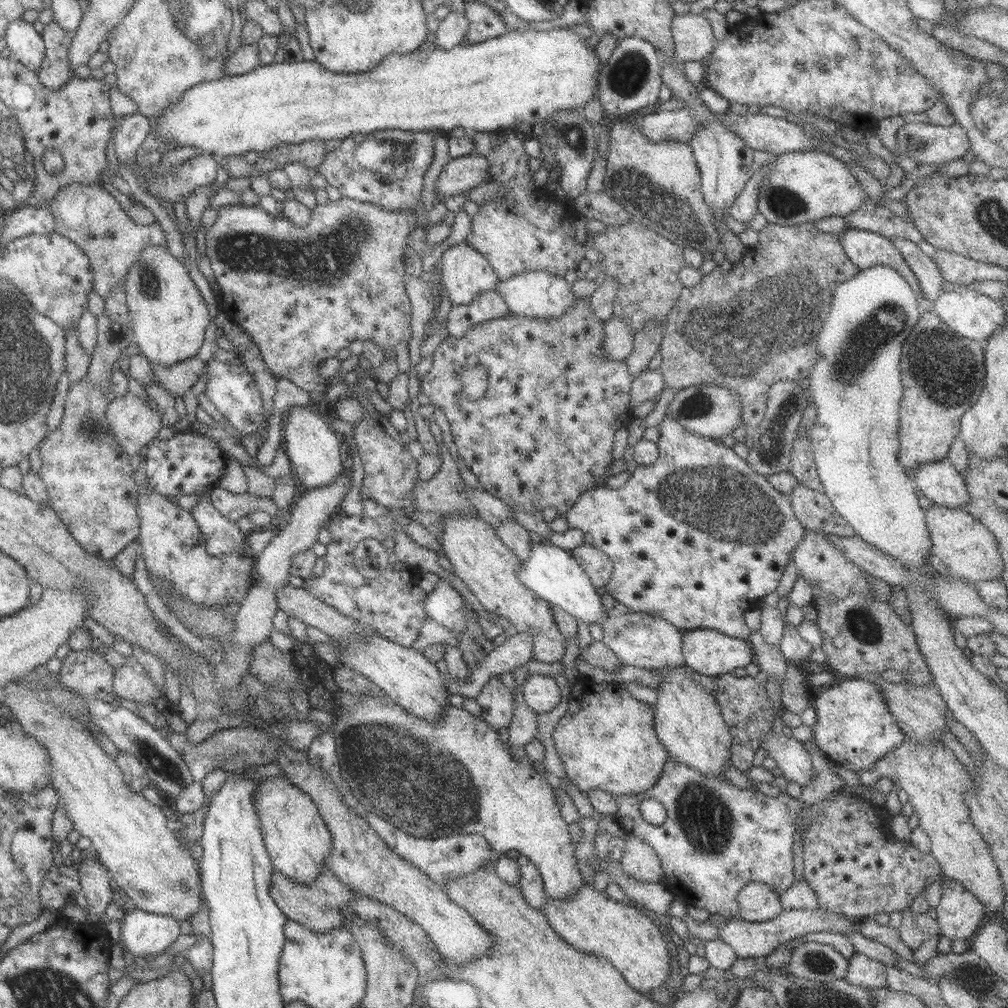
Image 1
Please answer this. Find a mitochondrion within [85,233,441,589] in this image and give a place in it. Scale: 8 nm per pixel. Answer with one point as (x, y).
(147, 278)

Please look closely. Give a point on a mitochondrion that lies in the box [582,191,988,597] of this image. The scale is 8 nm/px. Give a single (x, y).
(766, 322)

